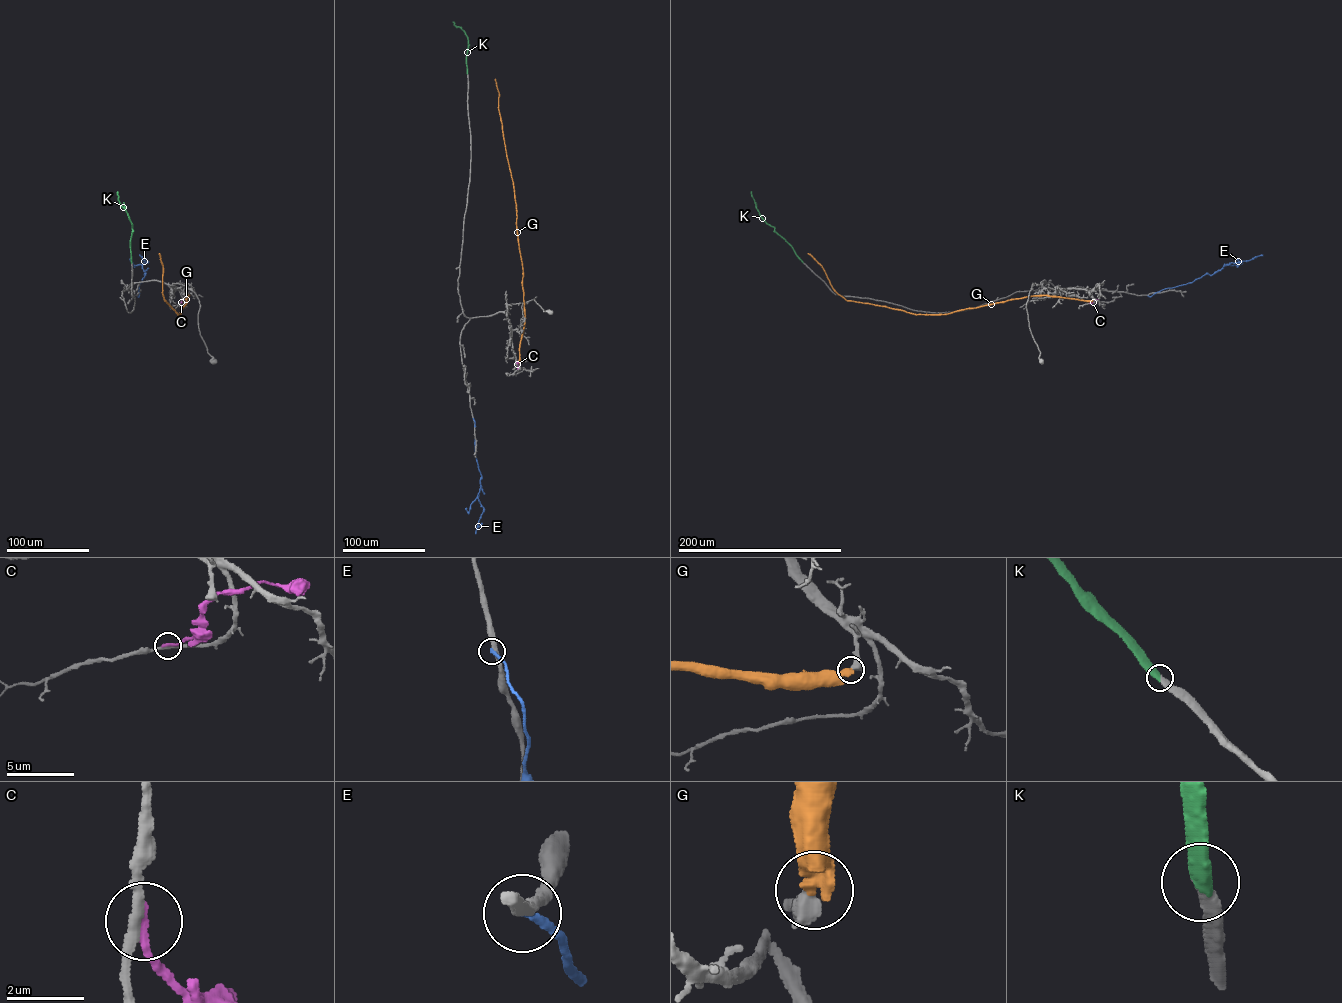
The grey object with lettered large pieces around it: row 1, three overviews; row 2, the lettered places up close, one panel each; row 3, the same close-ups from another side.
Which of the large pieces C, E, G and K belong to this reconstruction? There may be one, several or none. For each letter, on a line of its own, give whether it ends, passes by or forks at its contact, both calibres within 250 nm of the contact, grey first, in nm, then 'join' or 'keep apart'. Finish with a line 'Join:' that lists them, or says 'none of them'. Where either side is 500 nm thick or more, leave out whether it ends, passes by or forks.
C: it ends | 240/240 nm | keep apart
E: it ends | 320/240 nm | keep apart
G: 500/500 nm | keep apart
K: it ends | 440/480 nm | join
Join: K

